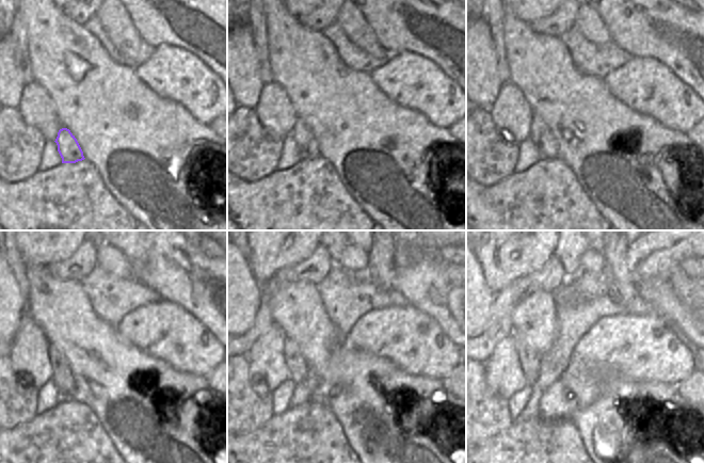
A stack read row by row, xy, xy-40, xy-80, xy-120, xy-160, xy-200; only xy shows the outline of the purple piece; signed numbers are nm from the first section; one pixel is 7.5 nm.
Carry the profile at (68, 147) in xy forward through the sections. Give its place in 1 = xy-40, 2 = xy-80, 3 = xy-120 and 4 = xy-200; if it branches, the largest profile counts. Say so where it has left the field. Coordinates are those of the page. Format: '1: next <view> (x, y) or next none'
1: next xy-40 (307, 144)
2: next xy-80 (543, 139)
3: next xy-120 (63, 378)
4: next xy-200 (533, 372)

